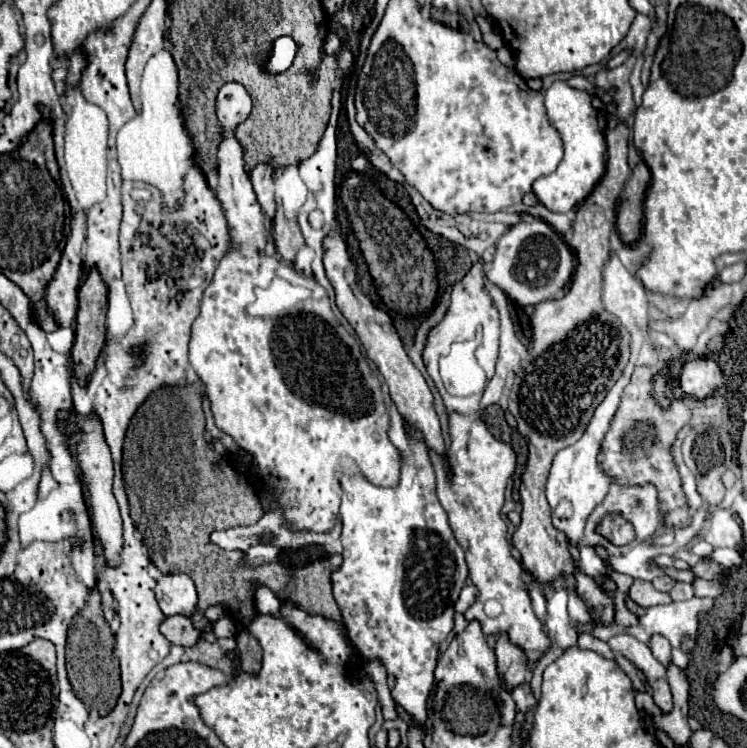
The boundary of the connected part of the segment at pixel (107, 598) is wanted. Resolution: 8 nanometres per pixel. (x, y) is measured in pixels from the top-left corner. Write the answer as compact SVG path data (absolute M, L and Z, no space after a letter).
M104 590L101 594L101 607L106 621L110 622L116 612L116 604L111 592Z

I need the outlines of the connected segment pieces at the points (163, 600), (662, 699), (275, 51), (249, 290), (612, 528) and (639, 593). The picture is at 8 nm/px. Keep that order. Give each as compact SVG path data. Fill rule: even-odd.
M184 572L162 574L156 582L154 592L156 592L158 606L166 616L172 616L172 614L192 616L198 602L196 586L190 580L190 576L186 576Z
M658 678L654 682L650 682L652 686L652 696L654 696L654 702L656 706L660 706L664 712L670 712L672 710L672 692L670 692L670 686L664 678Z
M280 36L280 38L274 40L272 50L262 64L262 70L270 72L270 74L282 74L292 66L294 56L296 56L294 40L288 38L288 36Z
M230 82L230 84L224 84L218 92L218 98L216 98L216 116L218 116L218 122L220 122L220 144L218 144L218 200L222 202L222 208L224 208L224 214L226 214L226 220L228 220L228 228L230 228L230 234L232 234L232 250L222 258L216 274L214 274L214 280L208 284L208 288L204 290L204 298L202 298L202 310L200 310L200 316L194 320L192 324L192 338L190 338L190 366L194 368L194 372L198 374L198 378L204 382L206 386L206 396L210 400L210 408L212 408L212 414L214 414L214 422L220 430L224 430L226 434L230 434L238 446L246 452L250 452L254 456L254 462L256 462L256 472L260 476L262 482L270 484L276 492L276 498L280 504L286 506L286 518L292 522L292 528L308 528L308 530L314 530L314 532L328 532L332 526L334 526L334 520L338 518L338 508L340 508L340 498L342 498L342 470L346 468L346 476L350 478L352 474L360 474L364 476L370 484L374 486L394 486L398 484L400 480L400 468L402 468L402 458L400 458L400 452L396 450L396 446L390 442L388 438L388 428L390 428L390 418L388 418L388 410L384 406L384 398L382 398L382 392L380 392L380 380L372 374L366 358L362 356L362 350L360 350L360 342L336 320L332 308L330 308L330 300L328 300L328 294L326 290L314 282L314 280L306 280L304 276L290 276L288 268L280 262L274 262L276 258L270 258L264 254L264 248L266 248L266 238L264 238L264 212L254 196L254 188L252 188L252 182L250 182L250 176L246 172L246 160L244 160L244 148L240 144L240 140L236 138L236 128L238 125L252 112L252 100L248 96L248 92L242 88L242 84L238 82ZM270 278L280 278L280 282L288 282L288 292L286 292L286 300L284 300L284 306L276 312L276 314L252 314L252 304L256 302L256 288L258 288L258 280L270 280Z
M610 516L610 518L602 520L600 534L606 536L614 544L626 544L626 542L634 540L632 526L624 518L620 518L620 516Z
M634 580L634 584L628 590L628 596L644 608L652 608L652 606L658 606L658 604L670 604L672 602L670 594L654 590L652 584L644 582L644 580Z

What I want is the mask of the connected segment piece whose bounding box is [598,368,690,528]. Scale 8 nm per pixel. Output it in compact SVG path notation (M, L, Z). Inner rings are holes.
M636 368L632 374L630 384L624 388L620 396L618 410L614 420L602 440L602 450L598 460L602 468L614 476L622 484L656 484L658 486L658 500L664 510L664 518L668 526L686 526L690 522L688 502L682 494L680 476L670 456L670 446L678 434L678 430L690 418L690 410L684 402L674 400L674 406L662 410L650 396L650 382L652 382L652 368Z

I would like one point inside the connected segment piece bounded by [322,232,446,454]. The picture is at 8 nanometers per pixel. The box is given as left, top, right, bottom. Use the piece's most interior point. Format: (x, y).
(374, 327)

